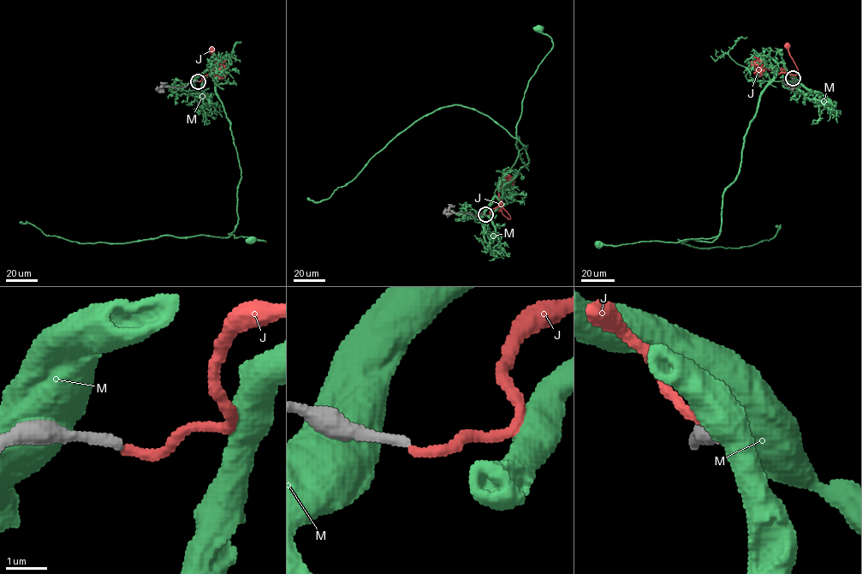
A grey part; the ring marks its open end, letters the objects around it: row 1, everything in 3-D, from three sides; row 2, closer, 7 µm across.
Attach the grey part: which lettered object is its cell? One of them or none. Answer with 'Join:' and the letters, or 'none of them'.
Join: none of them

